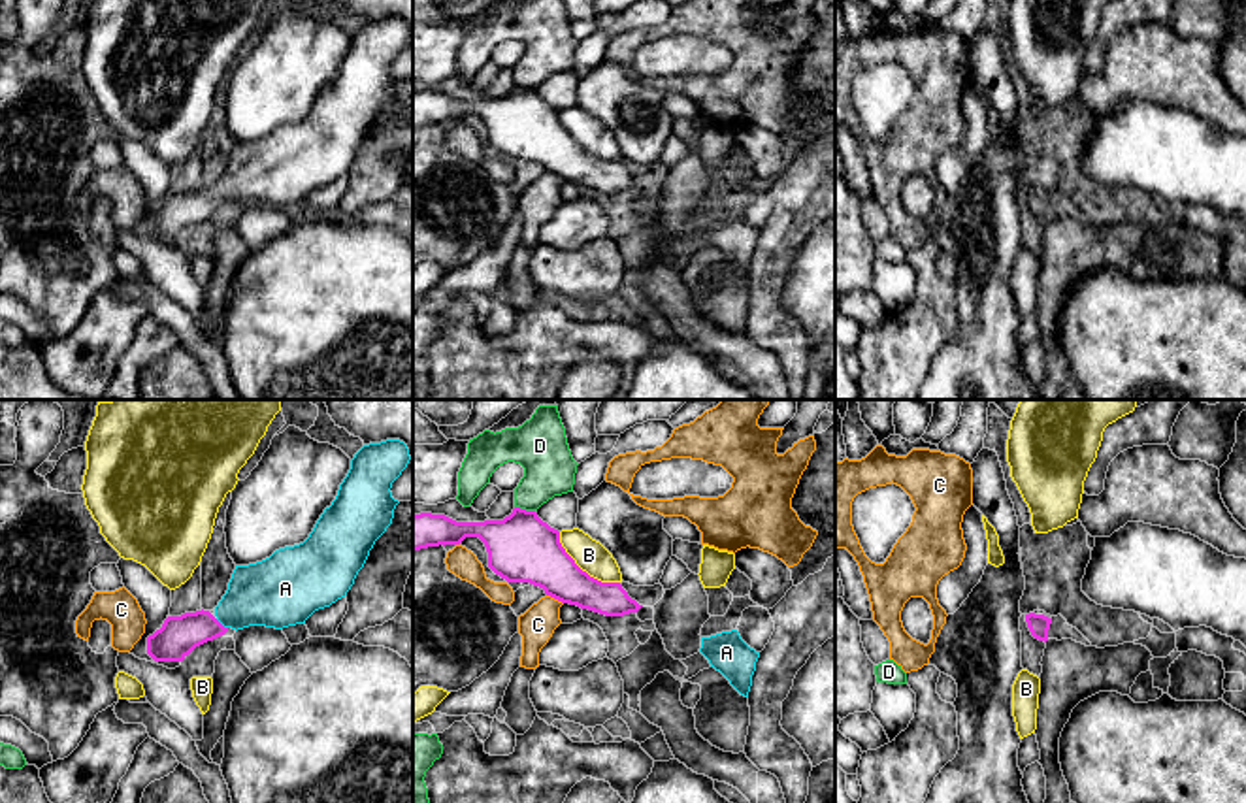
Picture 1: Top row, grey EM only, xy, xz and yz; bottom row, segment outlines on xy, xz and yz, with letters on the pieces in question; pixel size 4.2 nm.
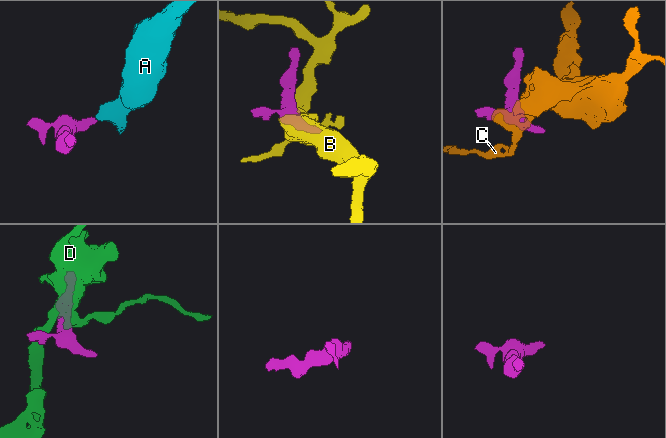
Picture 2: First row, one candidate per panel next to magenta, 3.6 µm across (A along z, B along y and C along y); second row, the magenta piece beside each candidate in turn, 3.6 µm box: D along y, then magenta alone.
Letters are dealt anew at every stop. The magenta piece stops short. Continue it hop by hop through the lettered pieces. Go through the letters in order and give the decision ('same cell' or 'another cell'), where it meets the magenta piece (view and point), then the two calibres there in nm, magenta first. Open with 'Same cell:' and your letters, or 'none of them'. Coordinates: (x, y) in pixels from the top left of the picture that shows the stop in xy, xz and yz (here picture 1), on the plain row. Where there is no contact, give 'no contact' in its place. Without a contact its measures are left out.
Same cell: A
A: same cell; contact xy (219, 200); calibres 170 and 280 nm
B: another cell; contact xz (581, 147); calibres 280 and 140 nm
C: another cell; contact xz (555, 176); calibres 280 and 150 nm
D: another cell; contact xz (524, 87); calibres 280 and 220 nm

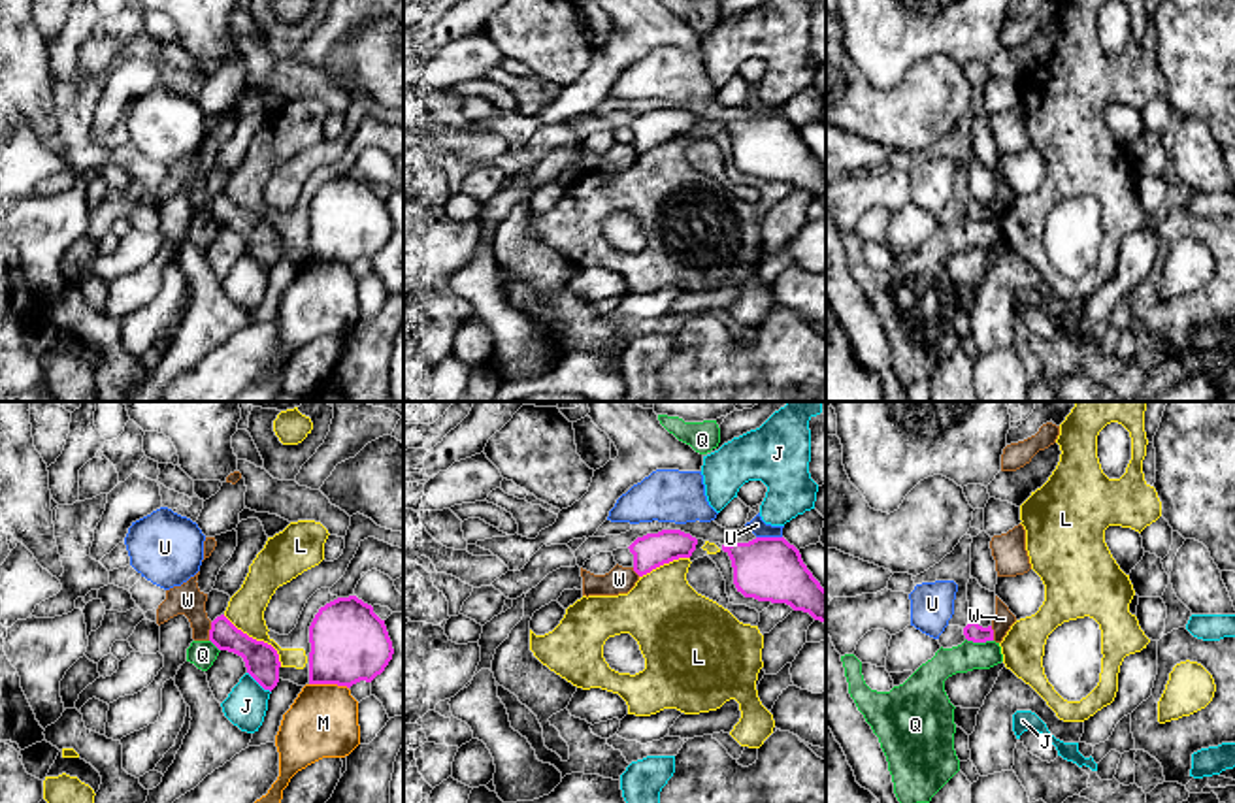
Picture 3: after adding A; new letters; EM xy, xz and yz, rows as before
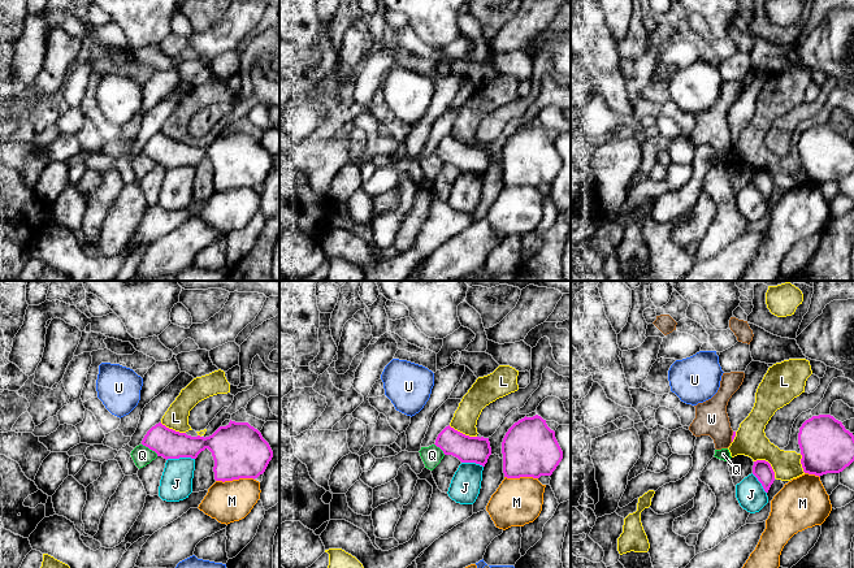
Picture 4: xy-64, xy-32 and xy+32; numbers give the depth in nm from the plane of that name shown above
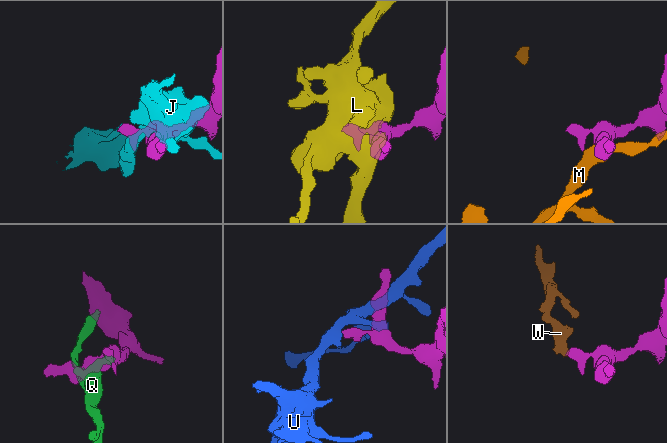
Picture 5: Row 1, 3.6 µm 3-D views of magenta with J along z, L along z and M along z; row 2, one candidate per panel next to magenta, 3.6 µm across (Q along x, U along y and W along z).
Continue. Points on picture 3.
Same cell: none of them
J: another cell; contact xy (259, 261); calibres 150 and 180 nm
L: another cell; contact xy (255, 217); calibres 150 and 160 nm
M: another cell; contact xy (329, 261); calibres 340 and 300 nm
Q: another cell; contact yz (979, 219); calibres 80 and 120 nm
U: another cell; contact xz (770, 115); calibres 280 and 70 nm
W: another cell; contact xy (210, 210); calibres 140 and 130 nm

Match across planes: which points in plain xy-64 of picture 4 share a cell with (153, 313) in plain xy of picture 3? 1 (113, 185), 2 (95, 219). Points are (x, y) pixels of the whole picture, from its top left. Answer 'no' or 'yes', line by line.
1: yes
2: yes

